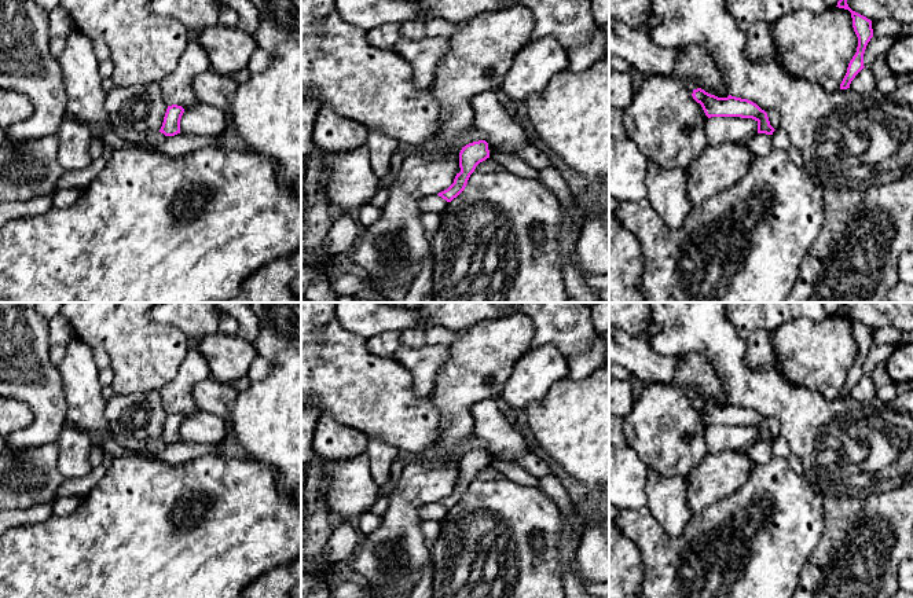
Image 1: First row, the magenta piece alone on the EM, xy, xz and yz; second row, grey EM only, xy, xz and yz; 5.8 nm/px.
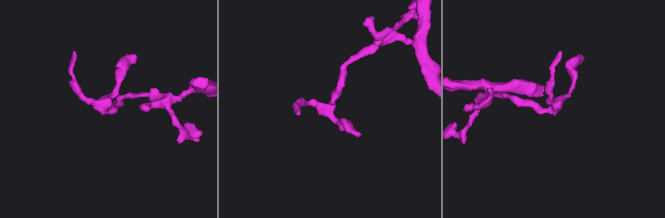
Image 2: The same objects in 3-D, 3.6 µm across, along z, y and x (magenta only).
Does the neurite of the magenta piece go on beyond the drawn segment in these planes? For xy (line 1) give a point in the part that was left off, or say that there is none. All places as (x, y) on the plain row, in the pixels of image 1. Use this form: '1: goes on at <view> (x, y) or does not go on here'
1: does not go on here

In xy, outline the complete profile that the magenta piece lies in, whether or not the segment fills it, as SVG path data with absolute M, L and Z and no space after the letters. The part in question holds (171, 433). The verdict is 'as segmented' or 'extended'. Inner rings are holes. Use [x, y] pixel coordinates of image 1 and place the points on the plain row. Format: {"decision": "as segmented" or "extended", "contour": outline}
{"decision": "as segmented", "contour": "M168 414L160 440L165 444L175 444L180 441L180 428L183 421L184 417L182 414Z"}

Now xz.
{"decision": "as segmented", "contour": "M485 448L473 450L462 455L459 461L461 480L456 481L454 491L437 503L447 510L451 510L465 498L468 488L474 480L476 474L487 466L490 466L490 458Z"}

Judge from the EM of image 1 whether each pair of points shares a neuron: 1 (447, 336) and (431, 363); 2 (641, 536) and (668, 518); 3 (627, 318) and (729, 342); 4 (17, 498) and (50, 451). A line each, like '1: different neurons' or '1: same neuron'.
1: different neurons
2: different neurons
3: different neurons
4: same neuron

